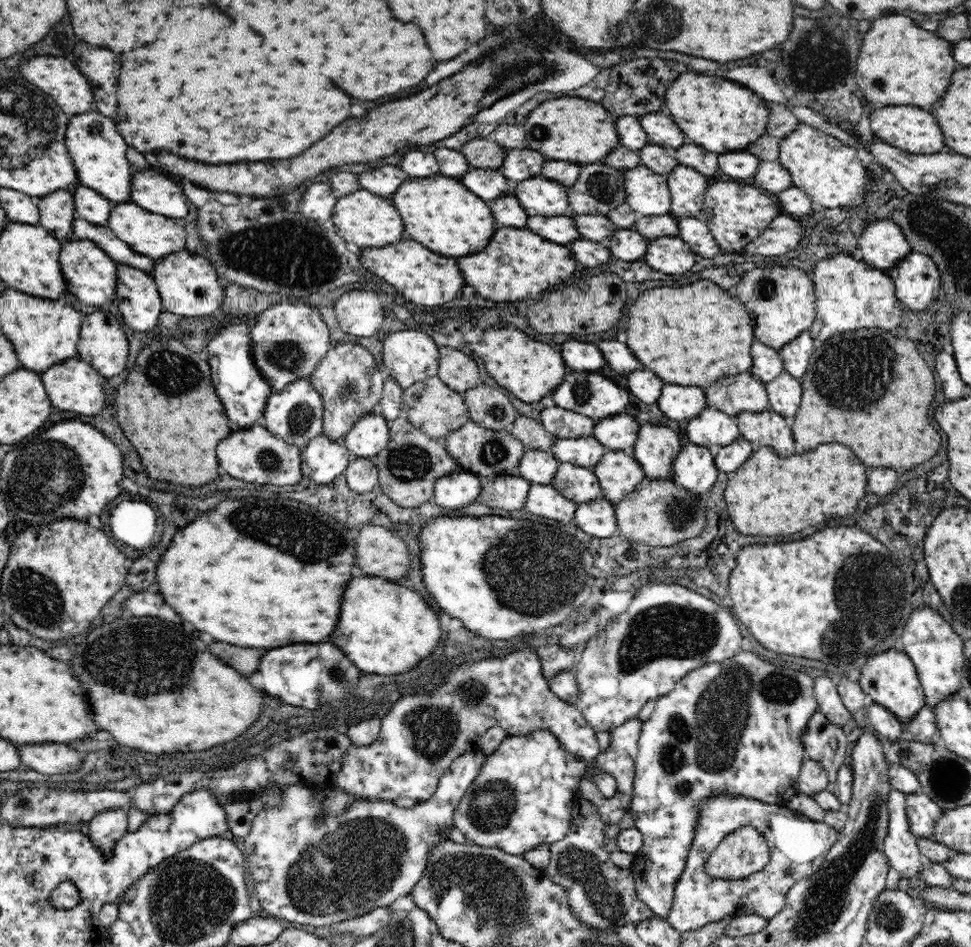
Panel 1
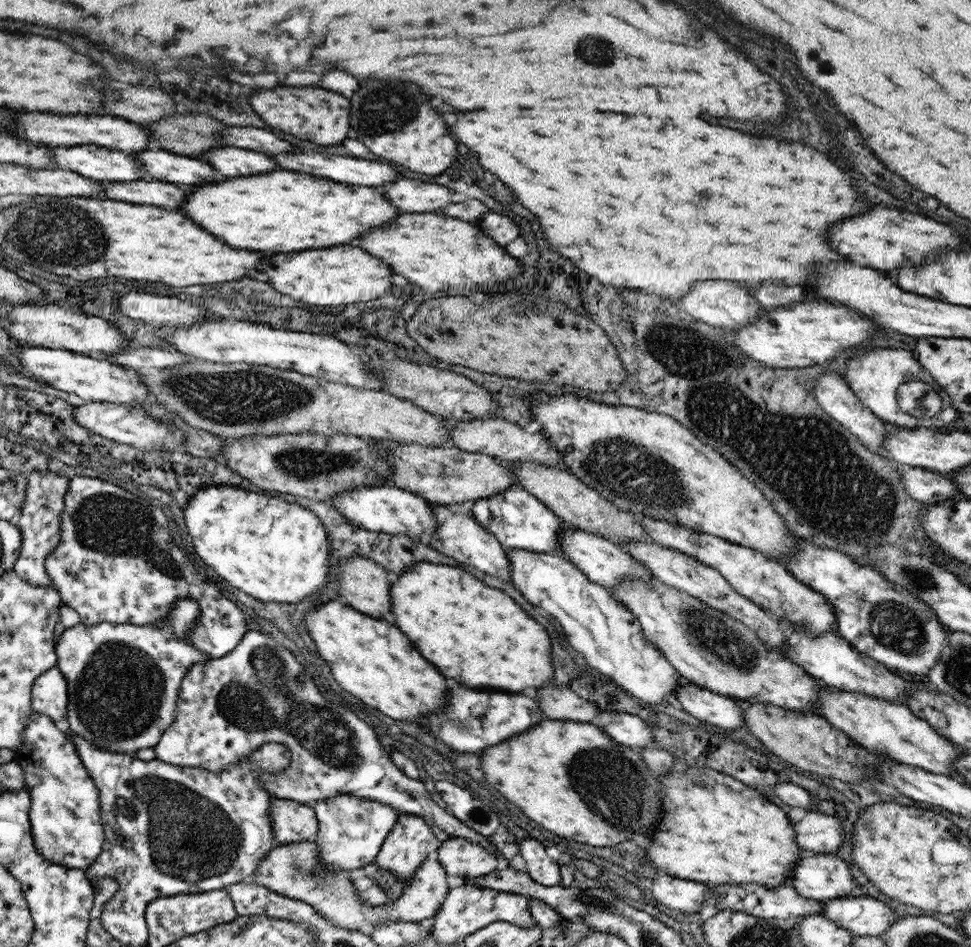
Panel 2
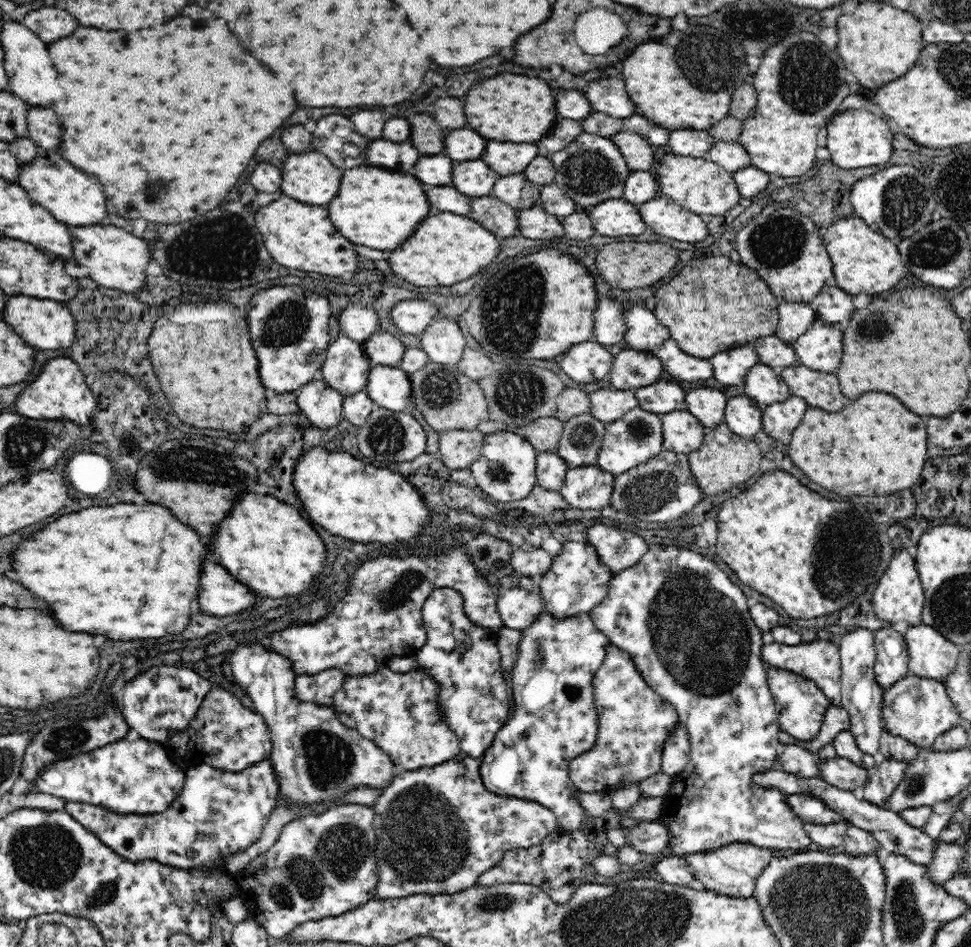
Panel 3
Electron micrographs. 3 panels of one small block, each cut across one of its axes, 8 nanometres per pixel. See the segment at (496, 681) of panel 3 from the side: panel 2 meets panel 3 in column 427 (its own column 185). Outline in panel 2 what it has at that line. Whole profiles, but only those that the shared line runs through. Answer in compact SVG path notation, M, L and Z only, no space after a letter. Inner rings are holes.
M181 598L175 602L174 608L161 622L161 628L155 626L135 626L126 624L85 625L80 622L65 628L55 644L58 662L56 666L66 677L69 687L69 703L66 707L68 730L81 736L89 744L105 750L133 756L142 749L151 749L163 736L163 731L171 726L175 719L175 708L179 687L191 666L207 660L207 654L187 642L189 629L199 618L199 606L193 600Z

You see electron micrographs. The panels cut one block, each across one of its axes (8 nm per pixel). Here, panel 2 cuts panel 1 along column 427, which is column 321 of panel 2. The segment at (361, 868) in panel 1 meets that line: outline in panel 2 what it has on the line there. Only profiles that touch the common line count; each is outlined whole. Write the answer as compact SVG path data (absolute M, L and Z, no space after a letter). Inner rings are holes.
M337 794L331 798L323 798L311 804L317 816L318 832L313 842L319 852L319 862L322 868L329 872L355 870L366 864L373 863L379 852L383 839L393 828L398 813L387 804L373 802L359 796Z

